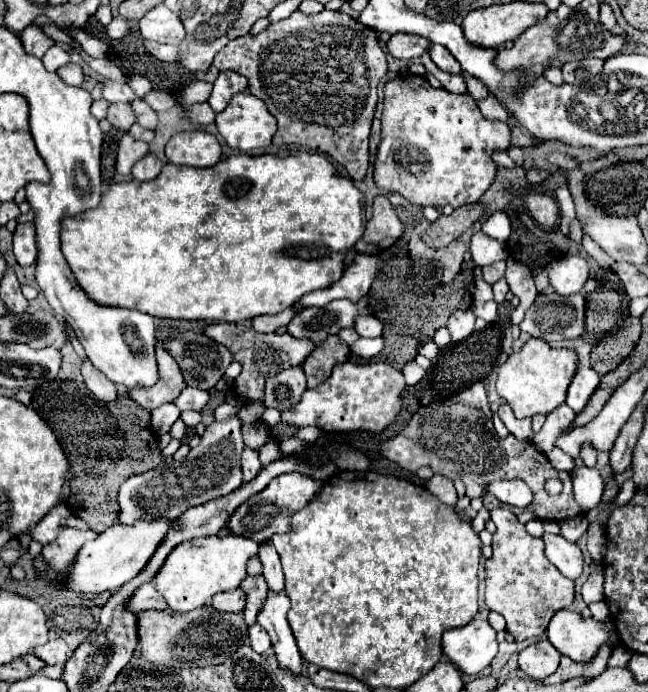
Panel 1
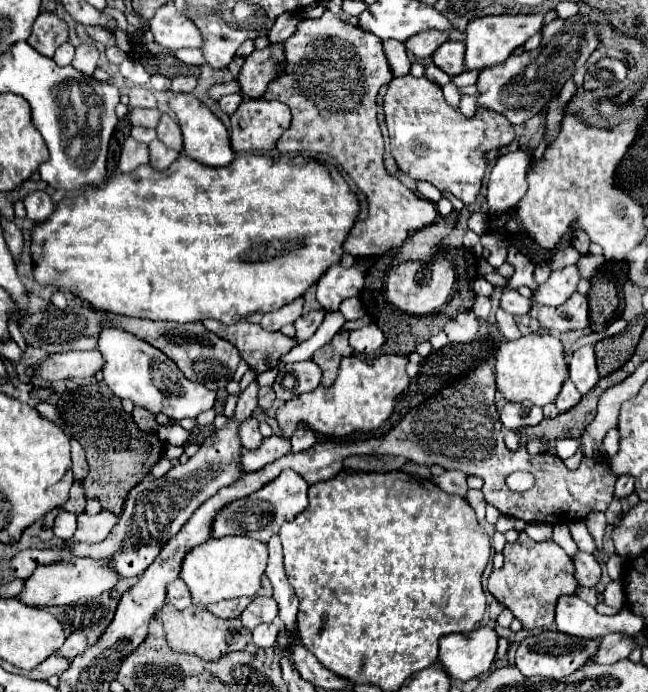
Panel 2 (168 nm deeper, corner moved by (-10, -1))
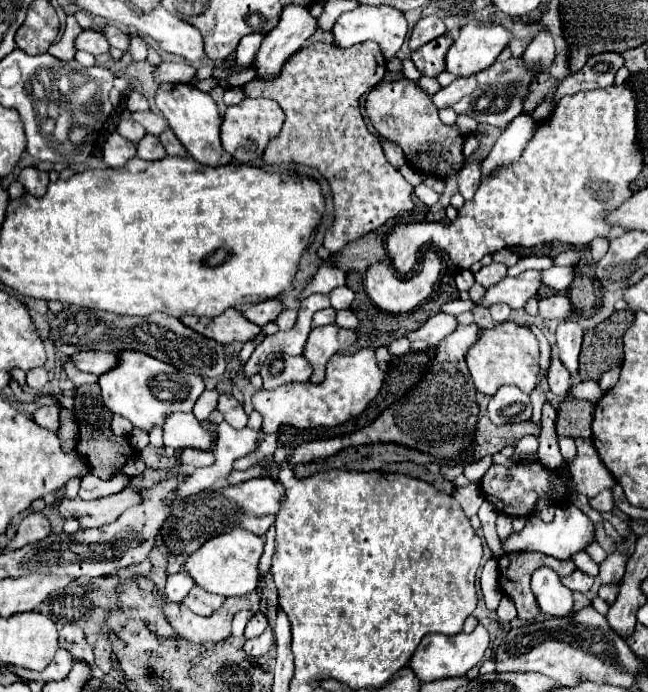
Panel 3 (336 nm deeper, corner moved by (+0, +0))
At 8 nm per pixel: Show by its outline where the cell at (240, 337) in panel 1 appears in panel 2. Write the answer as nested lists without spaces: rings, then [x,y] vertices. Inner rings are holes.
[[[206,320],[202,324],[210,332],[232,342],[256,374],[272,370],[272,364],[278,368],[282,364],[280,358],[298,344],[296,338],[288,338],[282,332],[266,332],[258,324],[250,324],[246,320],[230,326],[216,320]]]

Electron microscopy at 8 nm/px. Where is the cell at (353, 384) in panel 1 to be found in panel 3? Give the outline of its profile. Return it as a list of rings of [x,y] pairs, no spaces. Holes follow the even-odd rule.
[[[360,349],[354,355],[334,355],[326,365],[326,379],[322,383],[286,383],[272,391],[256,391],[252,395],[254,409],[264,417],[262,429],[266,435],[278,433],[282,425],[298,429],[308,427],[334,427],[352,417],[358,417],[368,403],[378,395],[384,383],[384,371],[378,369],[374,349]]]

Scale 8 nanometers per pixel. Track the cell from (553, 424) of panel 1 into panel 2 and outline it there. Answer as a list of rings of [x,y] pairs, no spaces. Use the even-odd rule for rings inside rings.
[[[566,382],[566,386],[562,386],[562,394],[558,396],[558,402],[556,402],[556,408],[558,412],[568,412],[570,408],[574,408],[578,402],[580,402],[580,394],[576,390],[576,386],[572,382]]]

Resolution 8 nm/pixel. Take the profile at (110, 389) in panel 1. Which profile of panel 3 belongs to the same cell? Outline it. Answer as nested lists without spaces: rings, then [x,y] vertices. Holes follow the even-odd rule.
[[[112,415],[112,431],[116,435],[124,435],[126,437],[132,431],[132,423],[128,419],[120,417],[120,415]]]

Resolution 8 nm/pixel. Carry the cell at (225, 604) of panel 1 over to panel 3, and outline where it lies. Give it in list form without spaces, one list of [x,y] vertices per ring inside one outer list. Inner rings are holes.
[[[194,585],[190,589],[190,593],[184,597],[184,605],[198,615],[212,615],[222,603],[224,603],[224,597],[208,593],[208,591],[200,589],[198,585]]]

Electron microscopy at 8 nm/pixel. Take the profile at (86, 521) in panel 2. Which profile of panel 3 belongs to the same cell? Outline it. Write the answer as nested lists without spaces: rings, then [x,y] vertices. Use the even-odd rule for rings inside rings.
[[[126,487],[116,495],[94,499],[94,501],[84,501],[80,497],[60,499],[56,509],[66,519],[76,517],[80,521],[82,529],[94,529],[94,527],[98,529],[102,525],[116,521],[128,507],[140,505],[140,503],[142,503],[142,489]]]

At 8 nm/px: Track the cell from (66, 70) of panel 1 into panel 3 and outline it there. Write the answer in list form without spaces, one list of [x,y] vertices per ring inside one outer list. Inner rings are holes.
[[[82,31],[76,39],[76,47],[80,51],[88,51],[92,55],[104,55],[110,51],[110,43],[100,31]]]

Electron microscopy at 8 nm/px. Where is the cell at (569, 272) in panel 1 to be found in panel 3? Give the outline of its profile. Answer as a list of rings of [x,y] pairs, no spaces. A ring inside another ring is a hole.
[[[526,271],[518,277],[504,277],[498,283],[490,285],[480,299],[480,307],[490,307],[494,303],[506,303],[512,309],[524,307],[524,303],[536,295],[540,289],[540,273]]]

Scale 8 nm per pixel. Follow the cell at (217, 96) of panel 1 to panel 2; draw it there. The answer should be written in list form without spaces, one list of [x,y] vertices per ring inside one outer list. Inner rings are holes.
[[[270,44],[264,50],[252,52],[238,74],[240,94],[244,98],[262,98],[270,80],[276,78],[278,68],[276,64],[282,60],[282,46]]]

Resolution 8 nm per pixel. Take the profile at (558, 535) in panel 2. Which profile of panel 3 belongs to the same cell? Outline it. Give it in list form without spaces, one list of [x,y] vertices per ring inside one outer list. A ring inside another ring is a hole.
[[[584,551],[584,553],[576,553],[576,557],[572,557],[572,561],[576,563],[576,567],[582,571],[582,573],[586,573],[586,575],[590,575],[590,577],[596,577],[598,575],[598,565],[592,561],[592,557]]]

